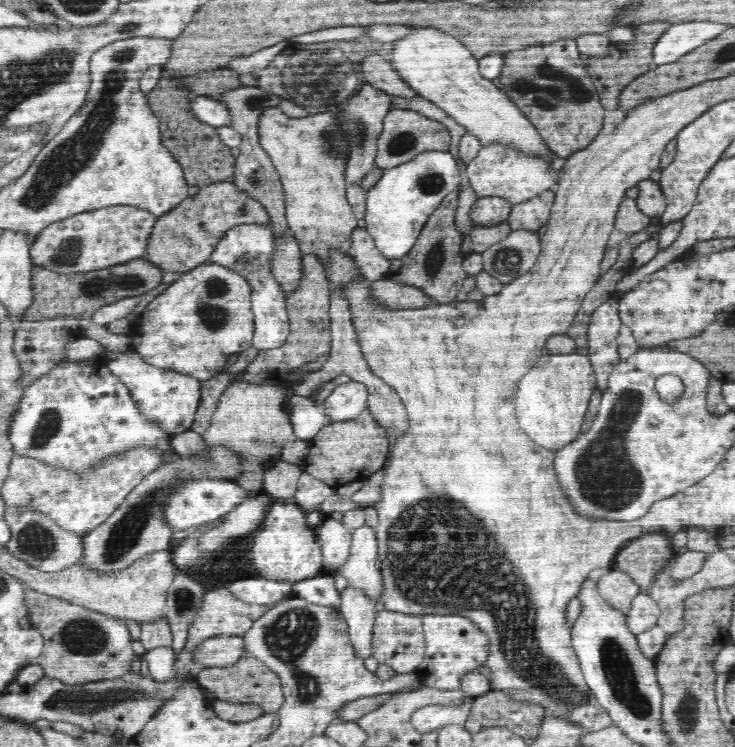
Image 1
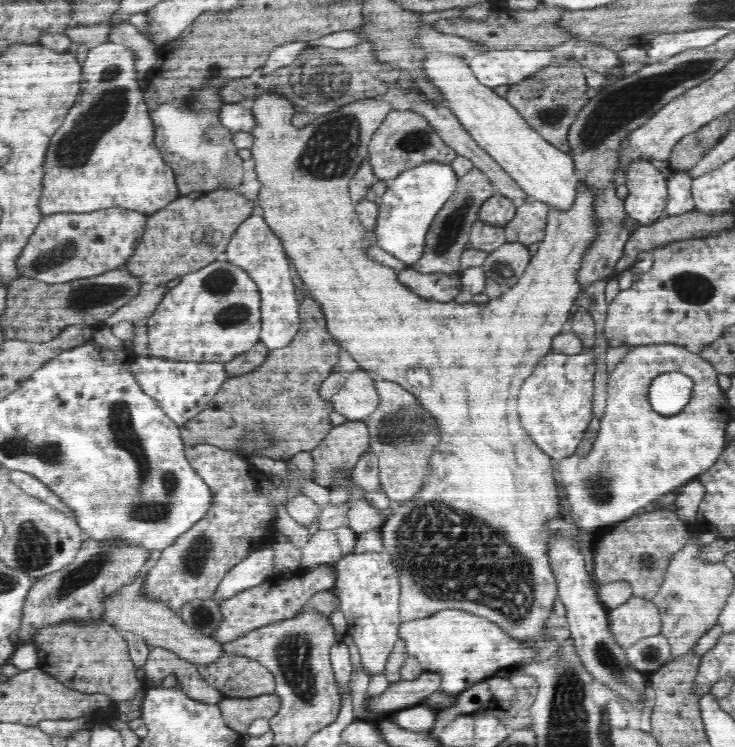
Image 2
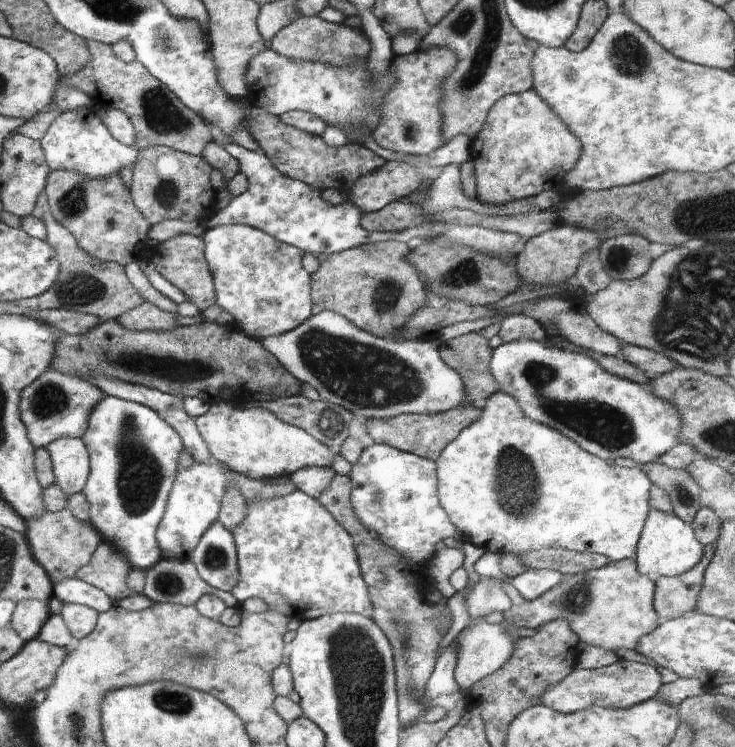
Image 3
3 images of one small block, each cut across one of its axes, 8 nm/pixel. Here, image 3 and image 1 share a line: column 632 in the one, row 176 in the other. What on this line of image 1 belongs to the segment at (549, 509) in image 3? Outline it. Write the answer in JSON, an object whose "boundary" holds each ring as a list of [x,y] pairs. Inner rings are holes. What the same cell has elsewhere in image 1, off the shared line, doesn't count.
{"boundary":[[[494,142],[480,149],[480,153],[467,165],[465,172],[478,197],[499,196],[515,205],[533,199],[544,191],[555,192],[564,160],[556,156],[552,158],[552,161],[546,161],[542,157],[530,157],[526,153],[516,153],[505,144]]]}

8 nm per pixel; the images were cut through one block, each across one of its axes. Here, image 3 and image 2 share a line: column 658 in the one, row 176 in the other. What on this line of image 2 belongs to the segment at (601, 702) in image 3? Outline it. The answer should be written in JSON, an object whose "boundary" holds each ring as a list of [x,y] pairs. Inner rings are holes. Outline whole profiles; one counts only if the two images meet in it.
{"boundary":[[[673,171],[672,176],[668,181],[668,202],[666,205],[666,212],[670,216],[678,216],[685,212],[690,212],[695,209],[695,202],[692,198],[692,177],[687,174],[688,171]]]}

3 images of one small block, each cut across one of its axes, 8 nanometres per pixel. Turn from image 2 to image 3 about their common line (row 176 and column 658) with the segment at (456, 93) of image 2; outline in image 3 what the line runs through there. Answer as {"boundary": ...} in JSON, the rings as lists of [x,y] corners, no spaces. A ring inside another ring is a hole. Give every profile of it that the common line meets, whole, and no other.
{"boundary":[[[650,508],[637,544],[634,558],[637,562],[637,569],[640,574],[649,576],[652,579],[659,576],[677,577],[678,575],[684,574],[687,570],[690,570],[693,566],[696,566],[704,556],[705,546],[696,538],[691,525],[674,514],[669,515]]]}

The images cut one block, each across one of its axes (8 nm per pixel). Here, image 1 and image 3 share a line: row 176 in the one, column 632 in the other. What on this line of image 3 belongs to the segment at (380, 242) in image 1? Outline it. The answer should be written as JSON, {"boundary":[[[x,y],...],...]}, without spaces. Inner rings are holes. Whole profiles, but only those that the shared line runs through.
{"boundary":[[[521,338],[500,343],[493,348],[489,369],[499,389],[511,394],[524,414],[534,422],[554,427],[571,438],[582,450],[601,458],[614,460],[619,456],[632,458],[636,463],[651,463],[681,442],[683,420],[678,407],[659,397],[650,386],[632,382],[611,373],[590,355],[562,347],[545,345],[548,338],[534,340]]]}

